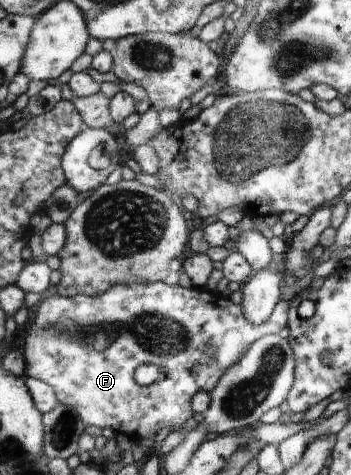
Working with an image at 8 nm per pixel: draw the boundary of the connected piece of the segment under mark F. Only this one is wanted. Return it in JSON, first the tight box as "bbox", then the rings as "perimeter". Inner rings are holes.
{"bbox":[24,281,289,442],"perimeter":[[[160,281],[152,284],[117,284],[113,285],[113,288],[108,292],[101,294],[100,297],[88,297],[86,295],[66,297],[58,293],[51,296],[47,295],[44,296],[42,303],[38,306],[34,322],[32,322],[27,332],[24,355],[28,368],[26,369],[25,376],[41,380],[48,384],[48,386],[51,386],[57,402],[75,408],[85,426],[100,426],[103,429],[108,426],[108,428],[112,428],[116,432],[116,435],[127,434],[135,442],[143,439],[154,440],[158,430],[164,428],[164,426],[179,426],[179,428],[190,426],[190,416],[192,416],[190,398],[196,396],[198,392],[214,390],[220,376],[246,354],[248,348],[252,346],[252,342],[256,342],[258,338],[262,338],[262,336],[266,336],[267,334],[278,334],[280,330],[288,326],[289,303],[289,301],[281,298],[278,304],[276,304],[274,312],[270,314],[270,318],[258,325],[257,323],[250,322],[245,317],[244,307],[241,304],[234,304],[230,301],[229,297],[219,293],[217,290],[211,291],[194,286],[190,289],[182,288],[178,283],[162,284],[162,281]],[[141,364],[156,366],[160,372],[159,380],[156,380],[150,386],[138,385],[134,381],[134,371]]]}

